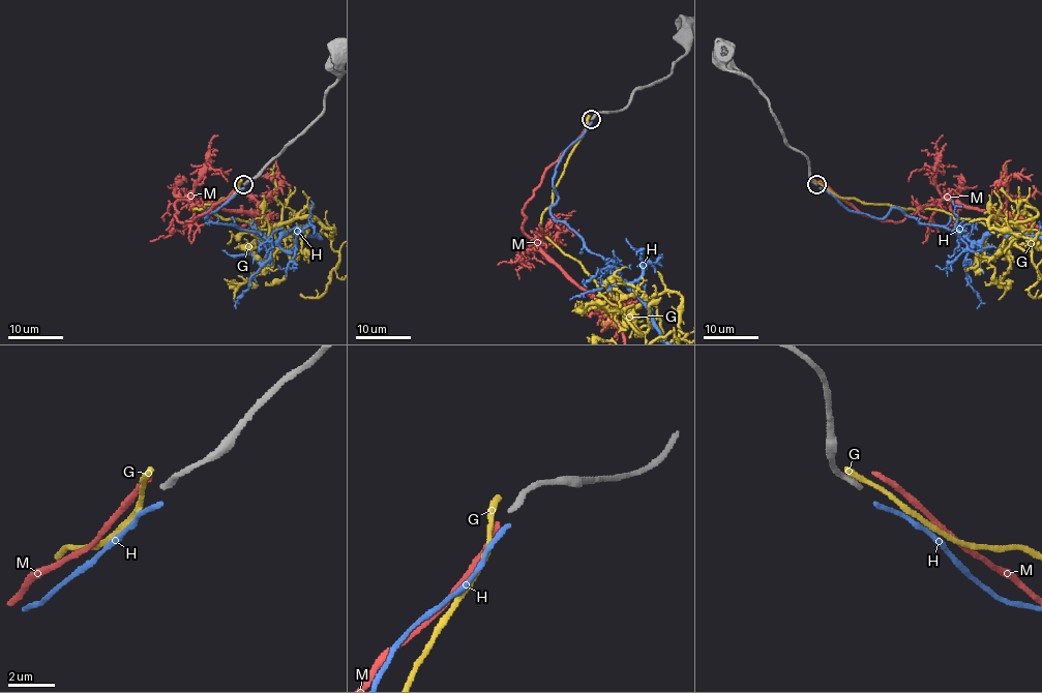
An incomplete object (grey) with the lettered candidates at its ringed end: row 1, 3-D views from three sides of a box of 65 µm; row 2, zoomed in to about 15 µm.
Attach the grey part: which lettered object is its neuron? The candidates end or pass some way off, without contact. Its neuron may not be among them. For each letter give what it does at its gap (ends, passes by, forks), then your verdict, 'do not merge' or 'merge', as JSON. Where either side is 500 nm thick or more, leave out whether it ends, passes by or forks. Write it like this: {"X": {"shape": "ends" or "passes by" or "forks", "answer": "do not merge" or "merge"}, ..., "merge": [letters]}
{"G": {"shape": "ends", "answer": "do not merge"}, "H": {"shape": "ends", "answer": "do not merge"}, "M": {"shape": "ends", "answer": "do not merge"}, "merge": []}

